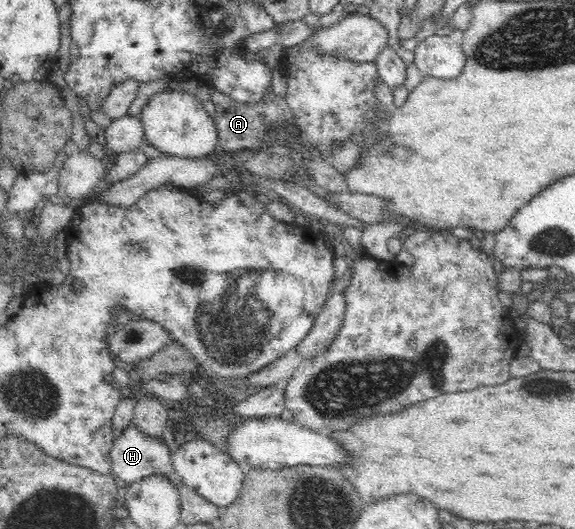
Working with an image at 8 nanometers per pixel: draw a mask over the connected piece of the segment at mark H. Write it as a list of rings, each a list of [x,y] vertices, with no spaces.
[[[132,424],[127,426],[127,428],[116,437],[110,452],[110,457],[113,476],[122,487],[146,476],[151,476],[151,474],[167,475],[169,480],[174,483],[182,482],[182,479],[177,472],[175,472],[174,466],[172,465],[172,454],[169,453],[167,445],[165,445],[163,441],[160,441],[160,438],[148,438],[148,436],[142,434],[142,432]]]

